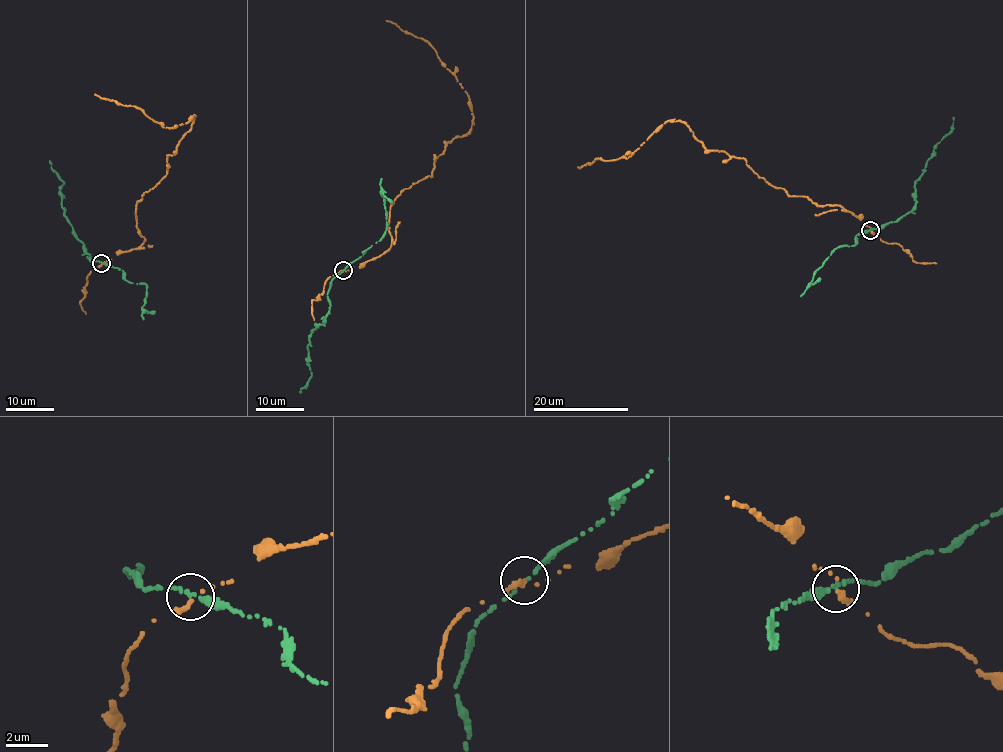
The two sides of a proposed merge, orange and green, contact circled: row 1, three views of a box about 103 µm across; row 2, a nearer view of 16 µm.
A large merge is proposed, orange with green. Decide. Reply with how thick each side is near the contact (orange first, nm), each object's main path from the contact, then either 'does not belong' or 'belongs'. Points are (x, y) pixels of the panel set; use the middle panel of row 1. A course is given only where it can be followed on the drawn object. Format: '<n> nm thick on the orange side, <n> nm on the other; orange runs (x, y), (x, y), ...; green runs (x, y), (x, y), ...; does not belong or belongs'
320 nm thick on the orange side, 140 nm on the other; orange runs (342, 270), (390, 248), (391, 204), (431, 176), (445, 144), (472, 124), (469, 97), (434, 49), (386, 20); green runs (342, 270), (333, 278), (327, 294), (330, 309), (324, 324), (311, 332), (307, 361), (311, 375), (299, 392); does not belong

